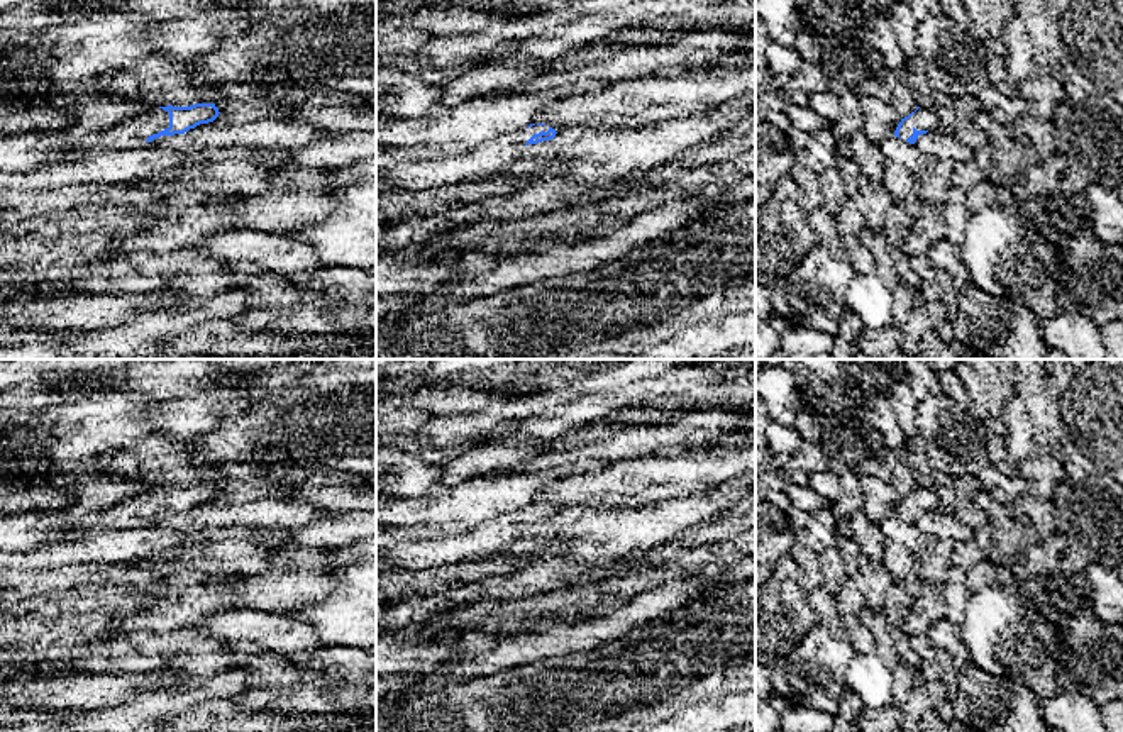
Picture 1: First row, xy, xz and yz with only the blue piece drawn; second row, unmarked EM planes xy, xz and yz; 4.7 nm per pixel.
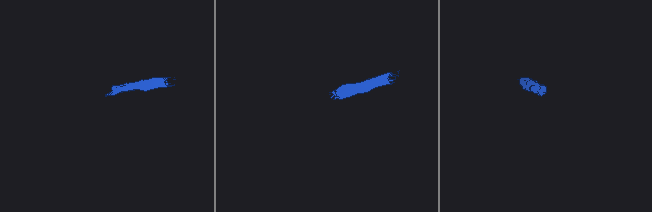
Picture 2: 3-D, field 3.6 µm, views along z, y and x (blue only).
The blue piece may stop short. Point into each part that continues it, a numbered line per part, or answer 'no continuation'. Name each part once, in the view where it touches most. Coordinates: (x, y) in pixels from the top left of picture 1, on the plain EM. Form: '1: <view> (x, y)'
1: xy (132, 512)

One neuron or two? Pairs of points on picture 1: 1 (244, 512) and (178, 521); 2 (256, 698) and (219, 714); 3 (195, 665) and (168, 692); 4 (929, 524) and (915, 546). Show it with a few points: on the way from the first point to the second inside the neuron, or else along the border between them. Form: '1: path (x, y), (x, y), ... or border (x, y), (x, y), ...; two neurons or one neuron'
1: path (227, 517), (195, 519); one neuron
2: border (234, 700), (253, 710), (275, 710), (280, 714); two neurons
3: border (163, 668), (170, 668), (183, 678); two neurons
4: border (915, 522), (929, 541); two neurons

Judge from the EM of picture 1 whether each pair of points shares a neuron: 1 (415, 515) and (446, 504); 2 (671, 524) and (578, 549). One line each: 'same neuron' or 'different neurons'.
1: same neuron
2: same neuron

